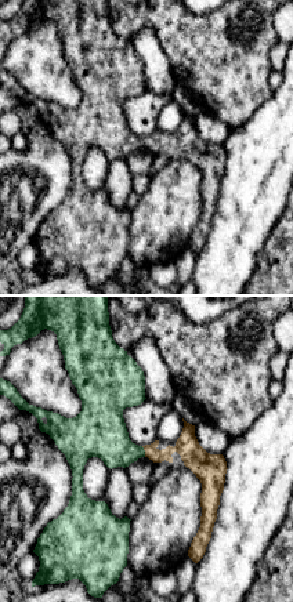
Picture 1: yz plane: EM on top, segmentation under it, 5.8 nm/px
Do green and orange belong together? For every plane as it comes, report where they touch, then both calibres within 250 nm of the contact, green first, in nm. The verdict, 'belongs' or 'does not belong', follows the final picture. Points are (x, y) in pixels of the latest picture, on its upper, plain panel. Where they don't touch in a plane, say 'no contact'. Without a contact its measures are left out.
(144, 142) | 260/120 nm

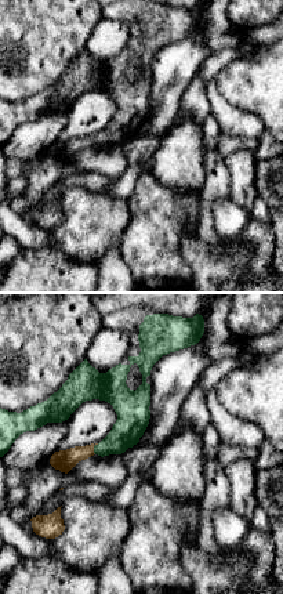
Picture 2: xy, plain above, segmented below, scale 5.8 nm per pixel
(94, 138) | 180/130 nm

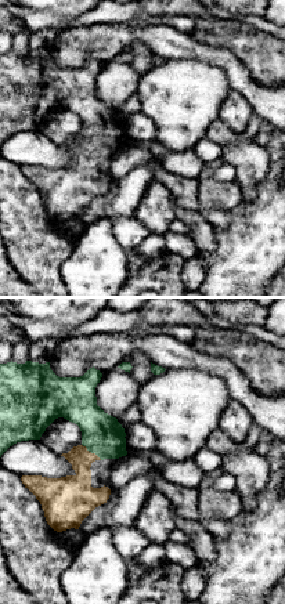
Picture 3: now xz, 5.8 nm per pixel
(92, 143) | 240/190 nm

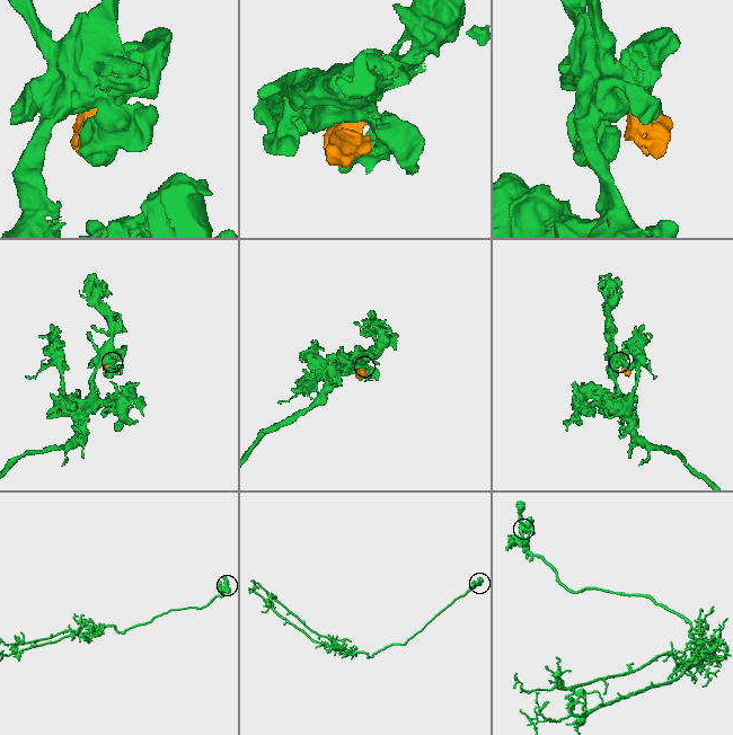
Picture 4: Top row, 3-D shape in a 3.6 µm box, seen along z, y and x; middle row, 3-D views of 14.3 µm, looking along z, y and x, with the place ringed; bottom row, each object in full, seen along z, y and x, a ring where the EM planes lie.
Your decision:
belongs

